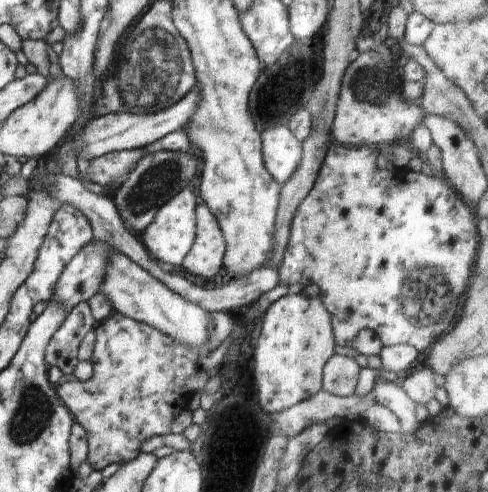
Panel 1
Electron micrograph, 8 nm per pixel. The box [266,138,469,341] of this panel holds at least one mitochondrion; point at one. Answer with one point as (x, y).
(420, 298)

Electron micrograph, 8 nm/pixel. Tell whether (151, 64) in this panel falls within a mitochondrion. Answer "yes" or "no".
yes

